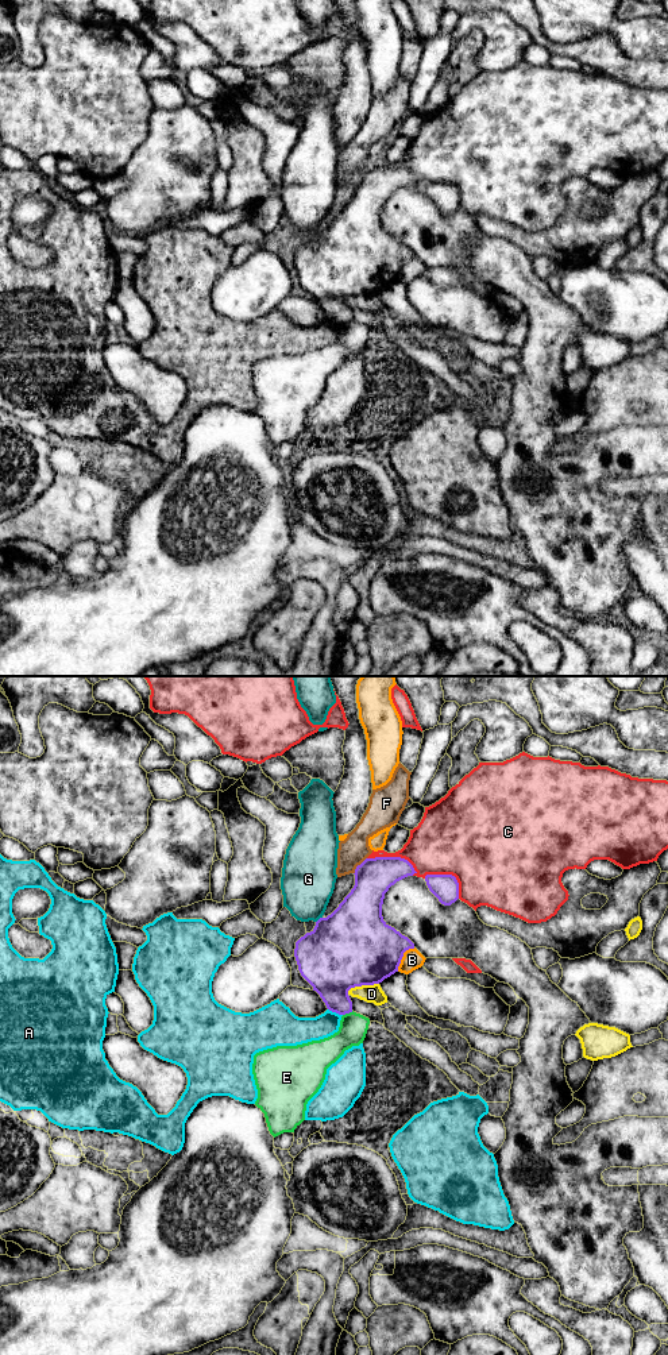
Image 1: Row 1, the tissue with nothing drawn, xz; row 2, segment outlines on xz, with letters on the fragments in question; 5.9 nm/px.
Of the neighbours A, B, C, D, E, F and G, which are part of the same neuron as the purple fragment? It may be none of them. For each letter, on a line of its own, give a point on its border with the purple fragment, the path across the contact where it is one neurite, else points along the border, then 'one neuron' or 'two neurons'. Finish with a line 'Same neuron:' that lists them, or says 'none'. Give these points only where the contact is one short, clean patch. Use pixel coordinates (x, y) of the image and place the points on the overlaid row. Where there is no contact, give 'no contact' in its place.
A: contact xz (335, 1011); two neurons
B: contact xz (402, 956); two neurons
C: contact xz (393, 857); two neurons
D: contact xz (362, 984); two neurons
E: contact xz (347, 1012); border xz (352, 1011), (343, 1015); two neurons
F: contact xz (358, 865); two neurons
G: contact xz (319, 919); two neurons
Same neuron: none

